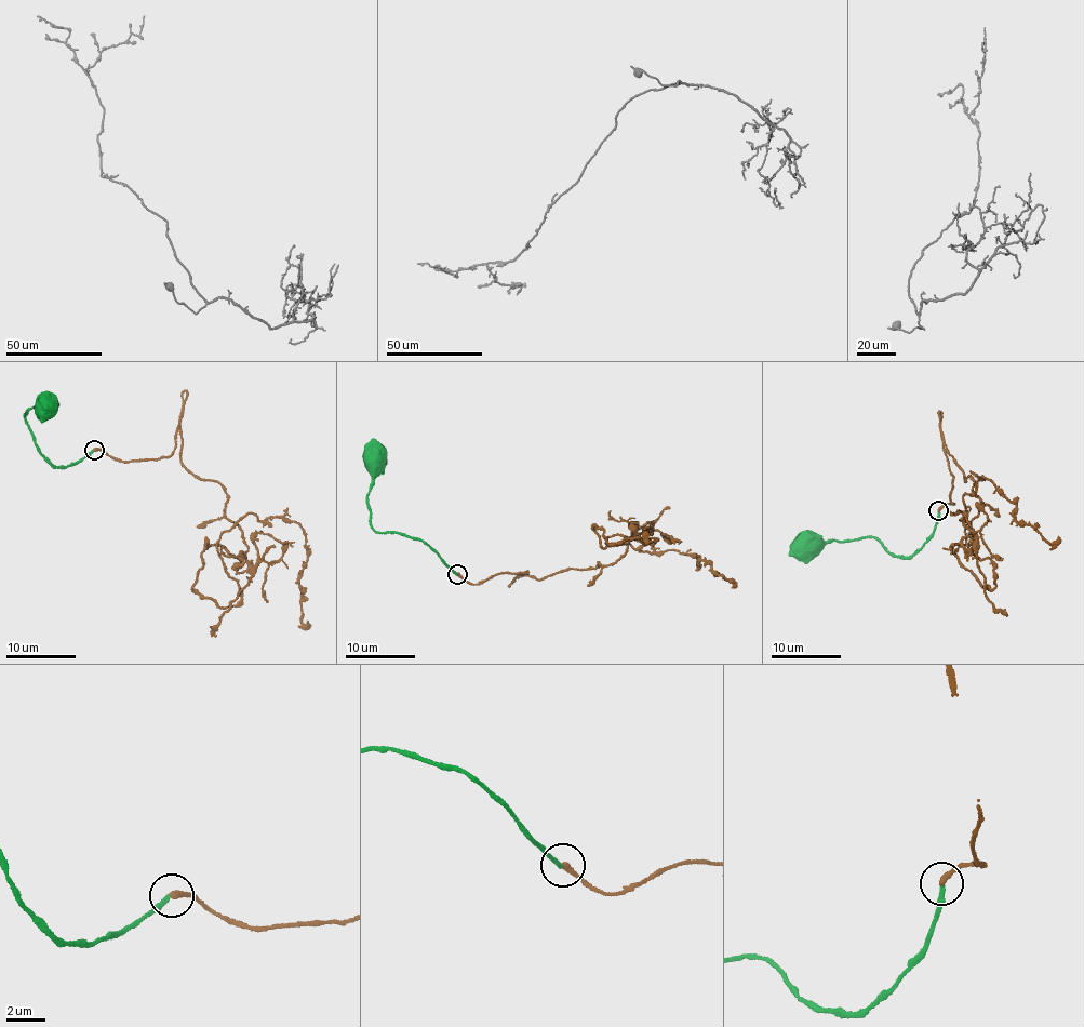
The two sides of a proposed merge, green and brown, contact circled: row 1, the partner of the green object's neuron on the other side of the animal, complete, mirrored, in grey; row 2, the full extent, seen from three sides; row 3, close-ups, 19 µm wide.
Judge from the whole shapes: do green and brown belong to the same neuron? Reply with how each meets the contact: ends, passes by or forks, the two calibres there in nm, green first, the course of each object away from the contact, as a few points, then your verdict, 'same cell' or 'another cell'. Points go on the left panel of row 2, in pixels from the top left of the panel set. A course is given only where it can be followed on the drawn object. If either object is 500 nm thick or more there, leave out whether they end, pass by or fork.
green ends | brown ends | 240/300 nm | green via (93, 450), (65, 466), (47, 462), (25, 417), (31, 408), (41, 405), (51, 410), (47, 411) | brown via (94, 449), (178, 429), (245, 545), (206, 542), (219, 608), (219, 536), (295, 521), (310, 626) | another cell

